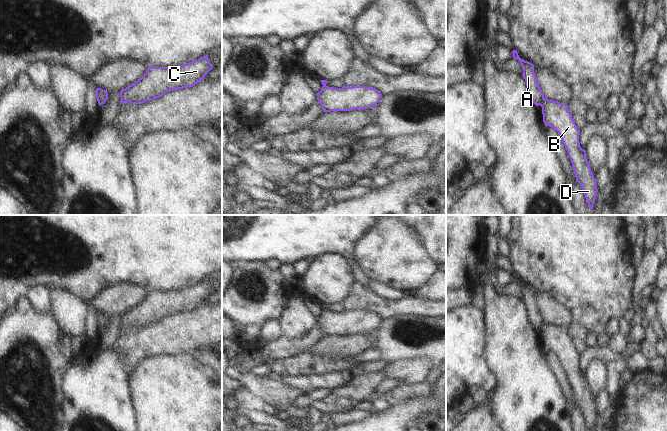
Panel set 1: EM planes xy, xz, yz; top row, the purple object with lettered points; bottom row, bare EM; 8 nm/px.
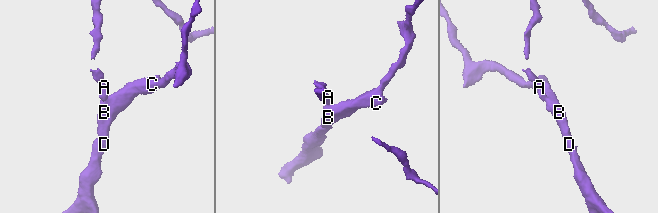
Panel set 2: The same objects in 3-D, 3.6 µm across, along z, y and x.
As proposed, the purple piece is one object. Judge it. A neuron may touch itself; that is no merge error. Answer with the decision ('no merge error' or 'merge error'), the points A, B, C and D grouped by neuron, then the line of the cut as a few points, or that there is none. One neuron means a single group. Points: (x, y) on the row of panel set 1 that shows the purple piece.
merge error | A / B C D | yz (544, 98), (539, 104)

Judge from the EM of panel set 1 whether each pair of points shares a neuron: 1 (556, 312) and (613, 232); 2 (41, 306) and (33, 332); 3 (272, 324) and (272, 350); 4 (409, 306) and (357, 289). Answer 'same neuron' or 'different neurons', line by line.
1: different neurons
2: different neurons
3: different neurons
4: same neuron

